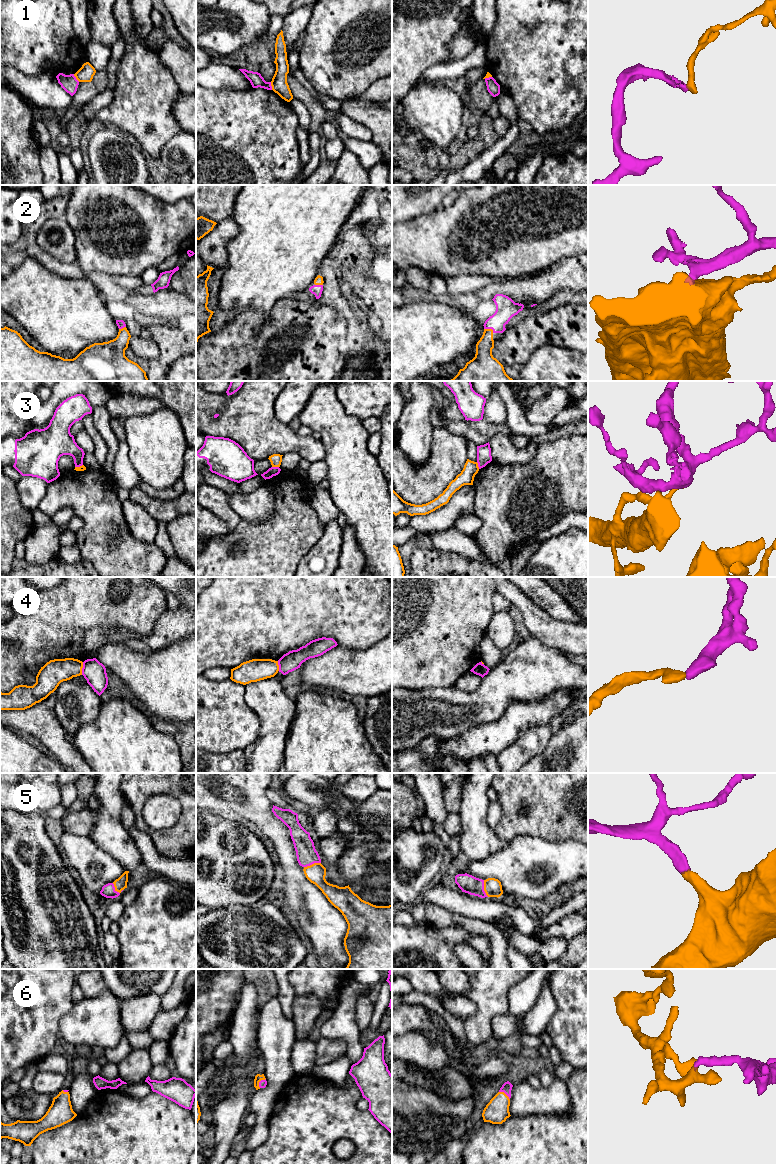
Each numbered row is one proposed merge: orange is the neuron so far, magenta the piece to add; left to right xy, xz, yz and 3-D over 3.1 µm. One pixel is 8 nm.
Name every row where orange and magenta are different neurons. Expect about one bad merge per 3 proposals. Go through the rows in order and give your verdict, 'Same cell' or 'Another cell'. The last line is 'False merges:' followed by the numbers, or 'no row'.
1: Another cell
2: Same cell
3: Another cell
4: Another cell
5: Same cell
6: Same cell
False merges: 1, 3, 4

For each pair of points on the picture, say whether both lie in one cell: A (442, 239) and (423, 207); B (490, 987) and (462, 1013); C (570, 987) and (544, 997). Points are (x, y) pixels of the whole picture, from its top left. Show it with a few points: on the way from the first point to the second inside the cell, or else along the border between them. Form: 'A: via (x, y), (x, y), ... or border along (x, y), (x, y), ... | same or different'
A: border along (441, 205), (430, 213), (420, 214), (405, 222) | different
B: border along (462, 993), (476, 1005), (476, 1011), (463, 1021) | different
C: border along (545, 980), (556, 1004), (556, 1012), (551, 1018) | different

